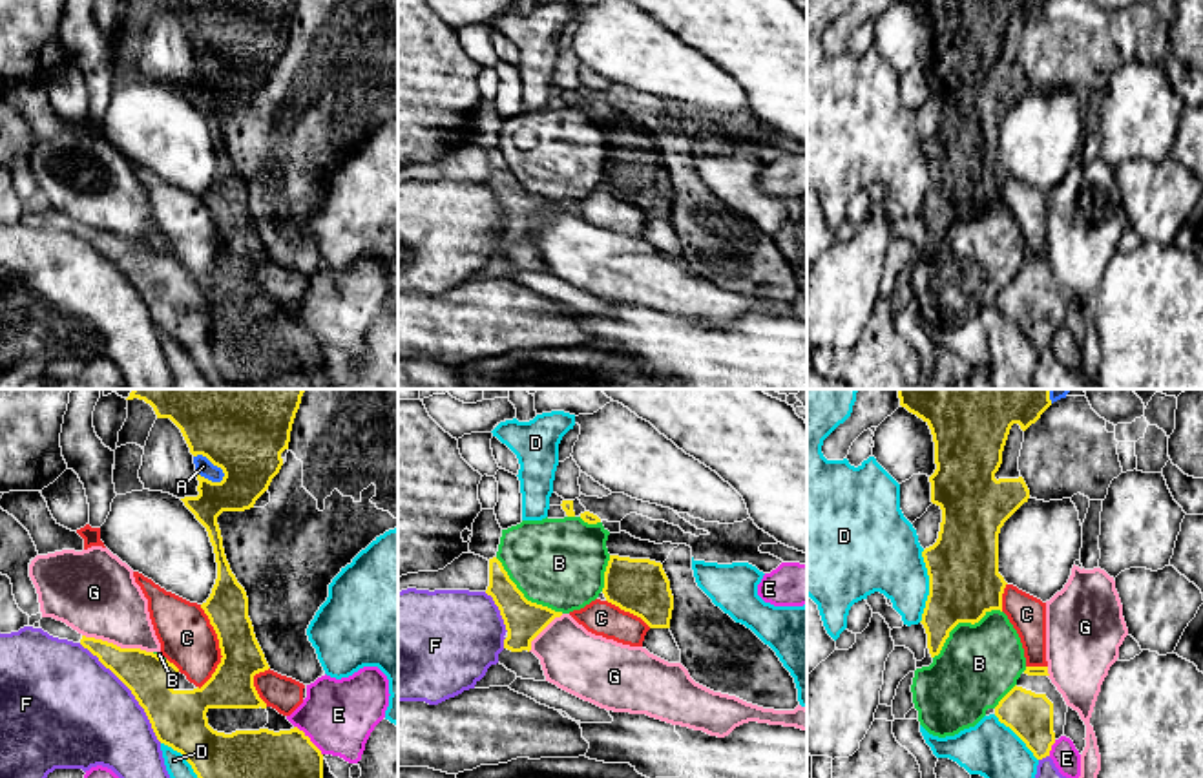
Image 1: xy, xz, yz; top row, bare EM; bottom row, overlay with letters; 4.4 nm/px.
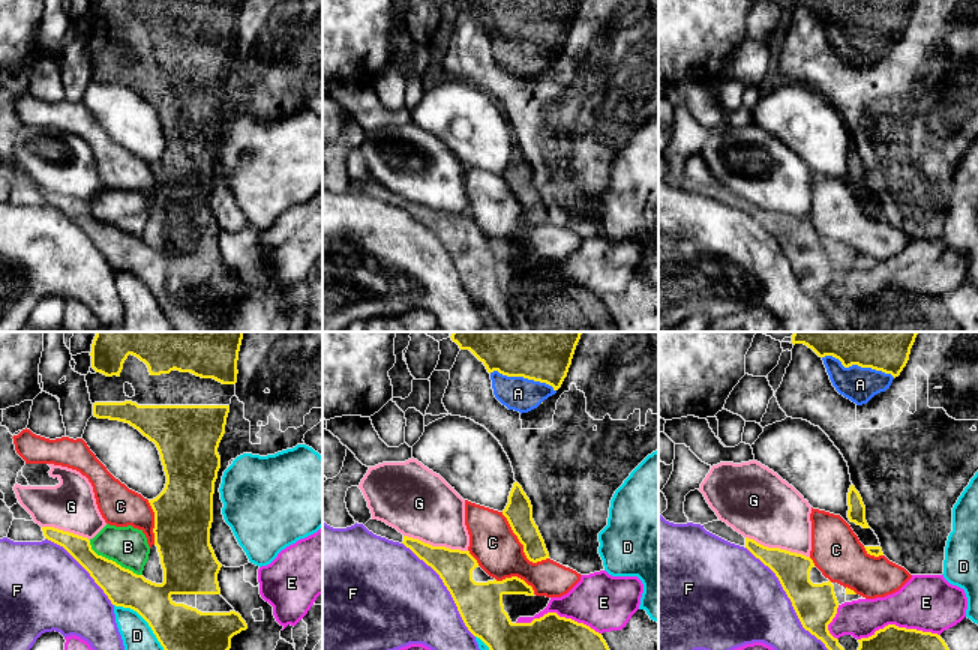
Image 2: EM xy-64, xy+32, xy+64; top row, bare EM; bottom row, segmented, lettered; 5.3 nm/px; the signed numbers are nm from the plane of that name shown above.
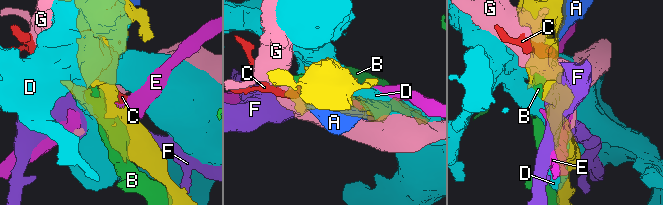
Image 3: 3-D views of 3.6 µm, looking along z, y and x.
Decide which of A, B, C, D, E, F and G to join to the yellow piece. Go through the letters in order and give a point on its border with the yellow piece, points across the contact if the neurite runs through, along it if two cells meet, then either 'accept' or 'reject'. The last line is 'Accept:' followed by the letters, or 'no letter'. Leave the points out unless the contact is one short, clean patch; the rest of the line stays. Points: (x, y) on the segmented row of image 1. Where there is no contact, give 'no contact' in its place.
A: contact xy (212, 462); accept
B: contact yz (962, 621); reject
C: contact xy (219, 647); reject
D: contact yz (930, 587); reject
E: contact xy (309, 740); reject
F: contact xy (130, 689); reject
G: contact xy (115, 645); reject
Accept: A

